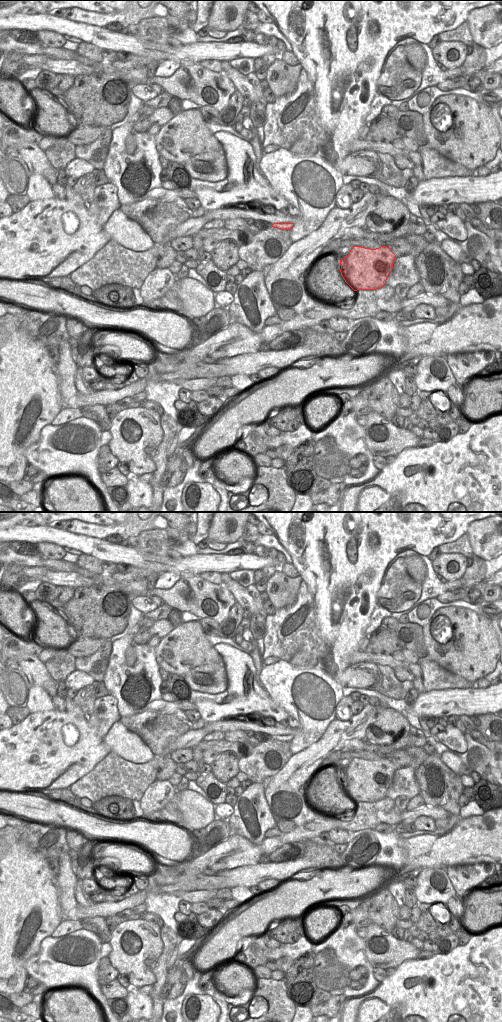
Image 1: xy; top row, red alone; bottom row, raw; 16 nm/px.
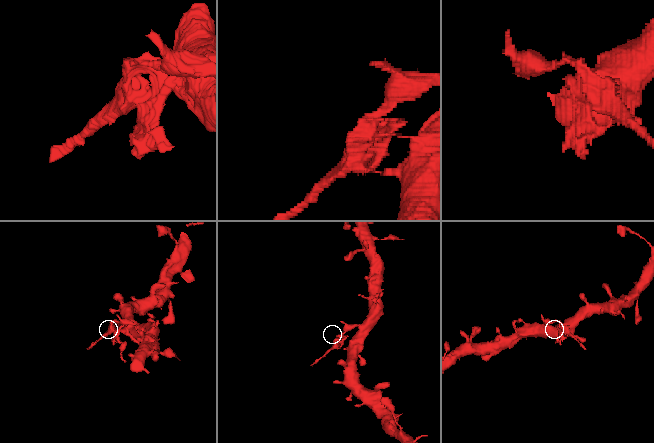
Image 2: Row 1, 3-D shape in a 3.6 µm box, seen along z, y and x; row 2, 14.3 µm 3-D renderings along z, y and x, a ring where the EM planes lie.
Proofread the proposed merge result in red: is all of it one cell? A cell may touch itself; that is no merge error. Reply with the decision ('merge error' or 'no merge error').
merge error

